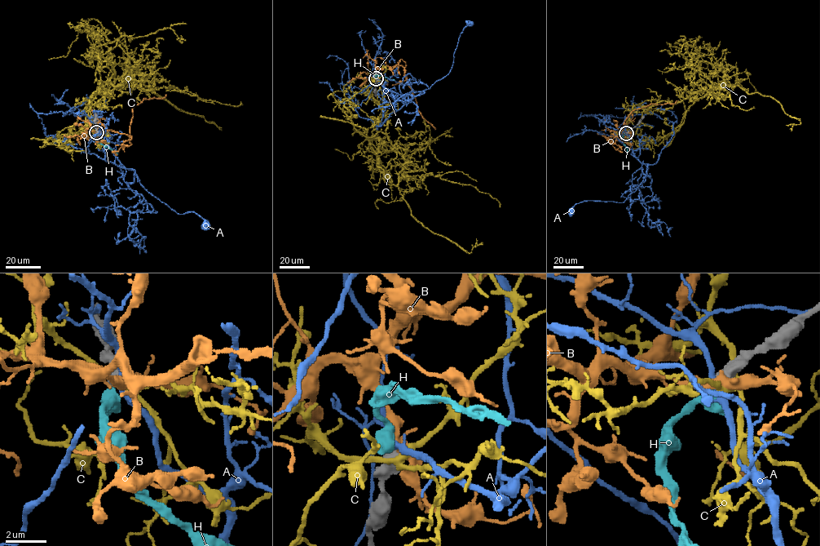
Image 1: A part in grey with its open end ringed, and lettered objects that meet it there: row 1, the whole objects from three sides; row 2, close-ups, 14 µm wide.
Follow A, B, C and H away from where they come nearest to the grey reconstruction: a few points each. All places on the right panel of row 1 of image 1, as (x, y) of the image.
A: (626, 132), (634, 156), (641, 163), (647, 164), (642, 181), (621, 202), (585, 201), (576, 203), (571, 211)
B: (627, 132), (614, 130), (613, 134), (619, 135), (624, 120), (632, 111), (651, 104), (674, 104), (677, 100)
C: (628, 132), (636, 105), (655, 99), (677, 104), (721, 85), (772, 96), (800, 122), (791, 130)
H: (626, 133), (623, 142), (627, 151)

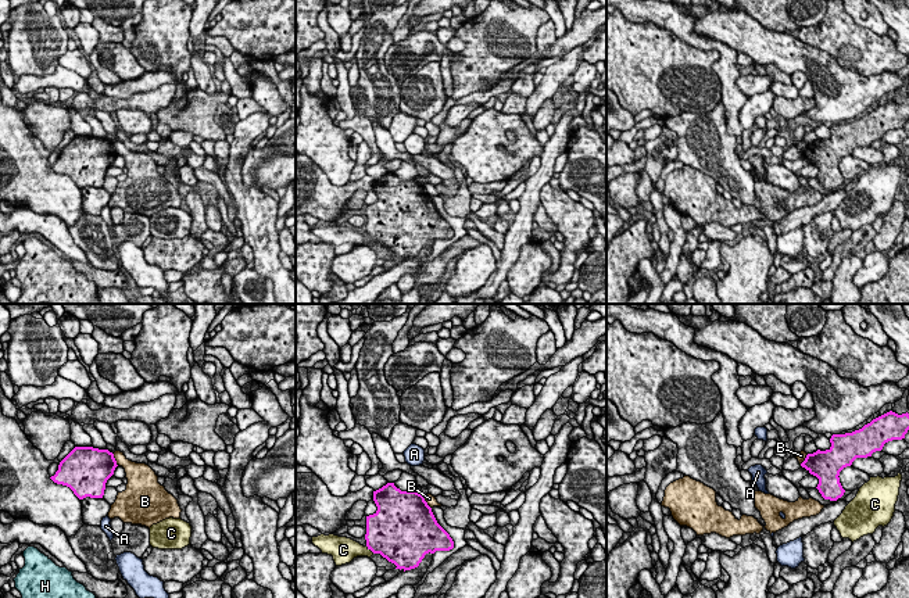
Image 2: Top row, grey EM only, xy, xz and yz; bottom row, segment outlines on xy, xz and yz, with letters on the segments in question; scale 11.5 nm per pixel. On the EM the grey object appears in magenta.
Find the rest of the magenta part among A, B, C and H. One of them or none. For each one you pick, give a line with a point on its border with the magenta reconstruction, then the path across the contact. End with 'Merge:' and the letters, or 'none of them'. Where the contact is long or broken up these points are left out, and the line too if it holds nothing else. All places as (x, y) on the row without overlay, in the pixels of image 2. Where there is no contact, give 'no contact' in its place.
H: no contact
Merge: H

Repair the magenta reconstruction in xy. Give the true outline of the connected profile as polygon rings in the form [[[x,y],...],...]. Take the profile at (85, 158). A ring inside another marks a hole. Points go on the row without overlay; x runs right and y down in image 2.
[[[75,136],[50,168],[69,176],[79,189],[103,187],[105,172],[117,155],[114,143],[108,139]]]

